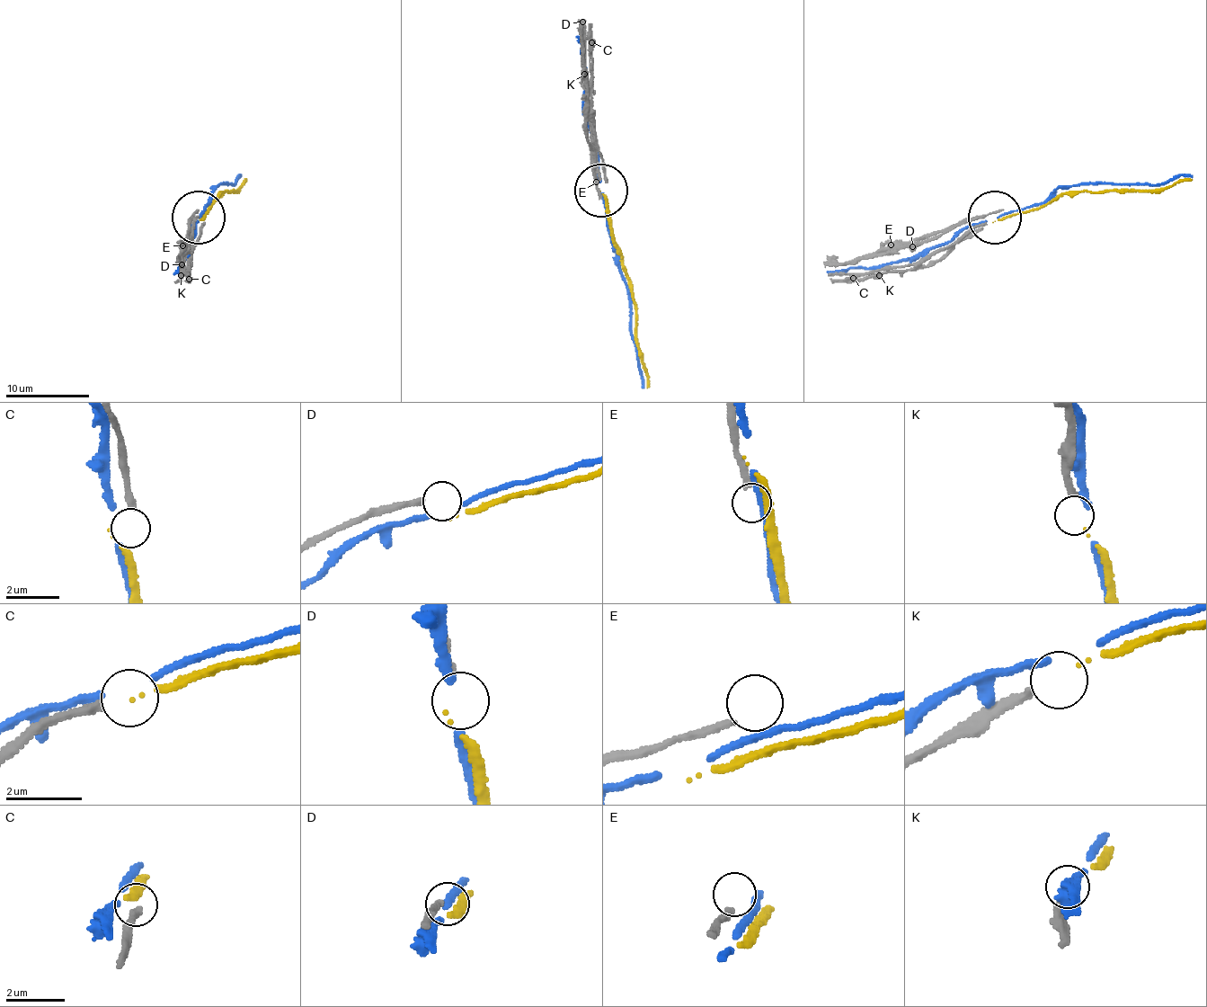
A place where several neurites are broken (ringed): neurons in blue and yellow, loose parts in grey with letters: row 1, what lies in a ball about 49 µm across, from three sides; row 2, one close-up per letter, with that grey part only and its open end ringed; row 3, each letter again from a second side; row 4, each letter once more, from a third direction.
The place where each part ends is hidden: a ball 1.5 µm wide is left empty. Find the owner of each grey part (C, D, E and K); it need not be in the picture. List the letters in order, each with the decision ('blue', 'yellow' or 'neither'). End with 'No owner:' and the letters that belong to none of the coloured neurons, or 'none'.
C: neither
D: neither
E: neither
K: yellow
No owner: C, D, E

